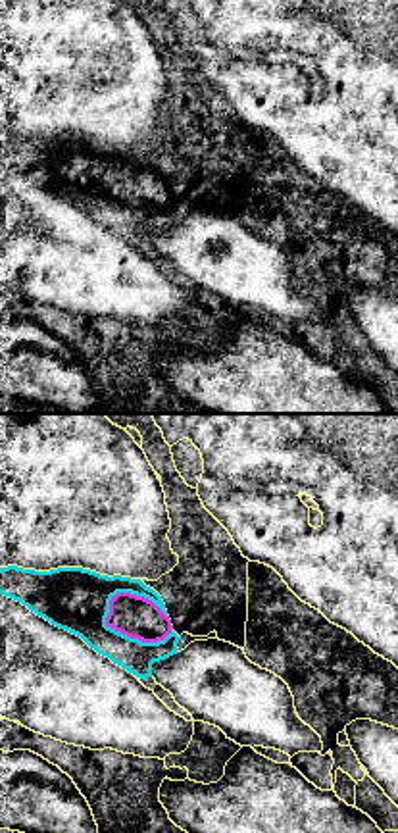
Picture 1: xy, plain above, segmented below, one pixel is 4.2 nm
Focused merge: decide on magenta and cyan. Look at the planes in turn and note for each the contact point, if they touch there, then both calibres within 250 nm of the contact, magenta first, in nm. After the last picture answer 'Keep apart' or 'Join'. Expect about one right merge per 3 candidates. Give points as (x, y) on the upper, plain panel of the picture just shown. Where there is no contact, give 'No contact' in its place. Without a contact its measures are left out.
Touches magenta at (125, 202). Thickness 180 nm (magenta) against 260 nm

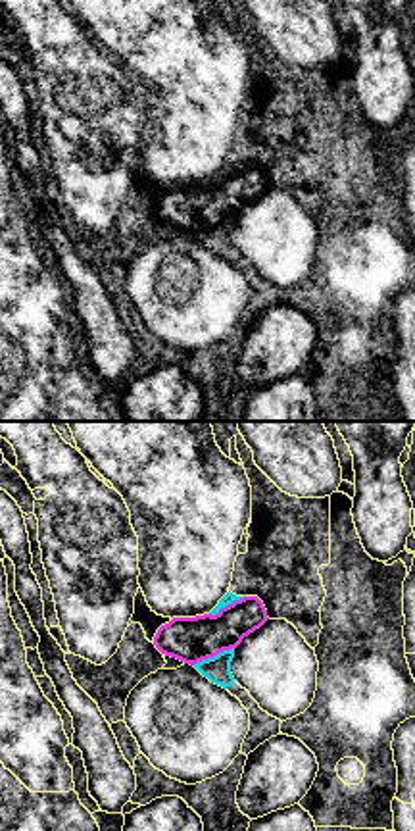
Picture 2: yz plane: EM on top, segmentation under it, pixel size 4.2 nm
Touches magenta at (212, 226). Thickness 190 nm (magenta) against 110 nm

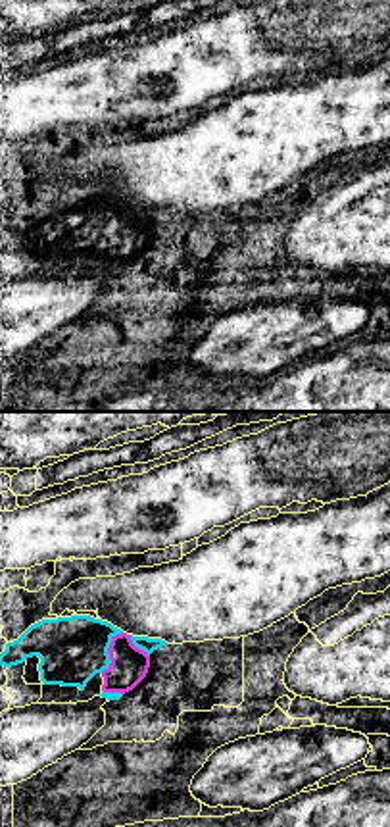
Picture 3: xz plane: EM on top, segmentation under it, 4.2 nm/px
Touches magenta at (108, 222). Thickness 160 nm (magenta) against 280 nm

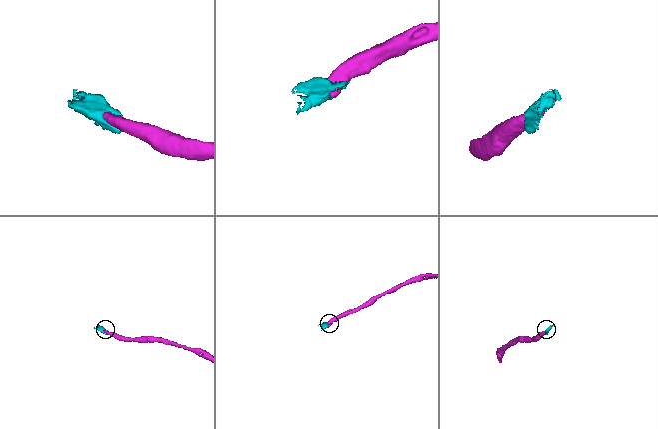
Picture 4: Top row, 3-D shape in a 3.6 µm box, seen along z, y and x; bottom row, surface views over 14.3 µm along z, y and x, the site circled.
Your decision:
Join

